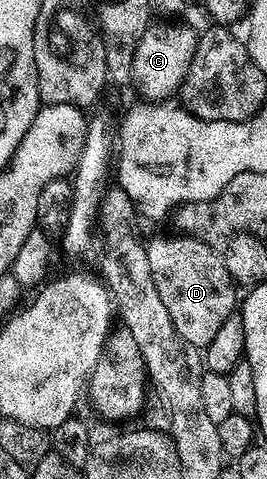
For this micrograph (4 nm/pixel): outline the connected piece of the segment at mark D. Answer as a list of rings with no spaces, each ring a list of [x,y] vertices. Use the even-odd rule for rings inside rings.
[[[154,238],[146,242],[148,268],[152,272],[152,284],[160,292],[160,301],[164,304],[176,332],[188,340],[188,344],[204,348],[212,344],[217,330],[236,312],[233,276],[224,268],[220,256],[208,248],[199,238]]]

